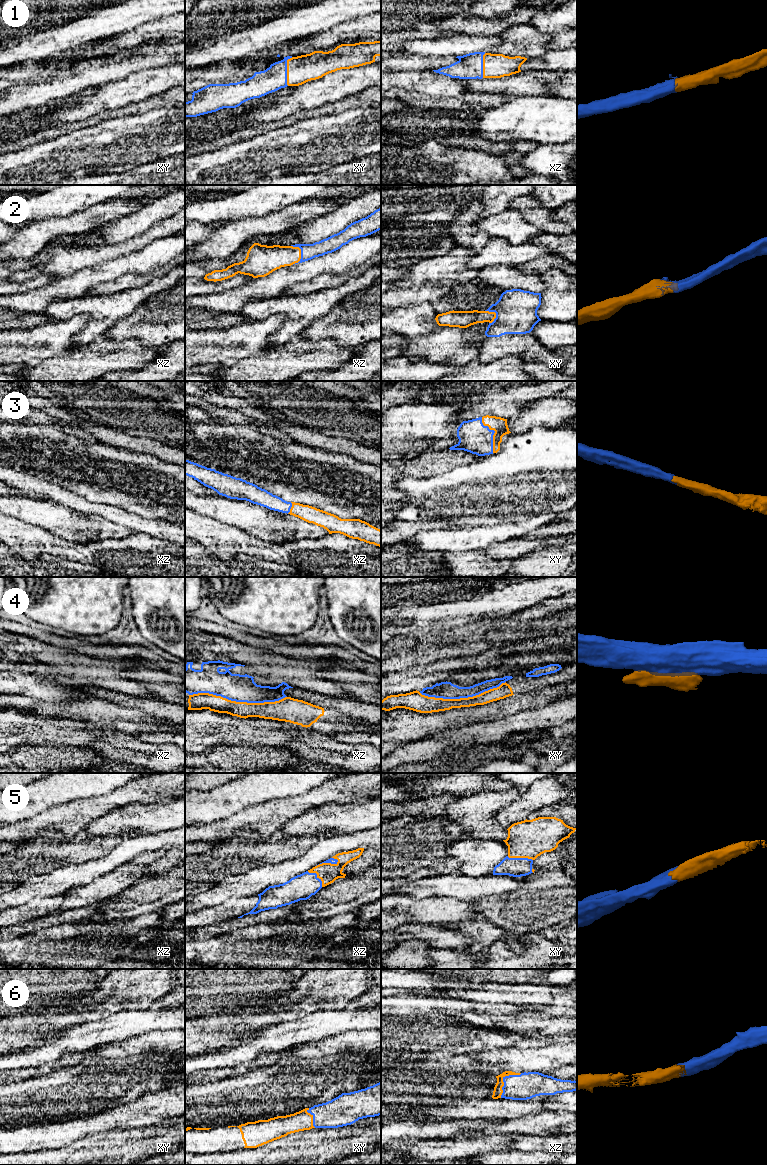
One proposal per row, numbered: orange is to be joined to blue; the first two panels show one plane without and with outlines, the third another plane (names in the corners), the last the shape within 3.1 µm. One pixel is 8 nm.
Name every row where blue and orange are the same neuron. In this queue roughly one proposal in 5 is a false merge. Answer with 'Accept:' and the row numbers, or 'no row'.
Accept: 1, 2, 3, 5, 6

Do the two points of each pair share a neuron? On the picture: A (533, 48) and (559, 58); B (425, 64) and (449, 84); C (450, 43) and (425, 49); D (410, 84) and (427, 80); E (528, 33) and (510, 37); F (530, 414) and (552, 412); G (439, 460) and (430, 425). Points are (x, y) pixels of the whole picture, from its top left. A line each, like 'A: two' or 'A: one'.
A: two
B: two
C: one
D: one
E: one
F: one
G: two

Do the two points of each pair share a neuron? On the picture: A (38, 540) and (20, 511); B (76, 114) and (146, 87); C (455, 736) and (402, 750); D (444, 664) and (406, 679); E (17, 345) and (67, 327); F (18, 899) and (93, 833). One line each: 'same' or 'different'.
A: different
B: same
C: same
D: same
E: same
F: different

